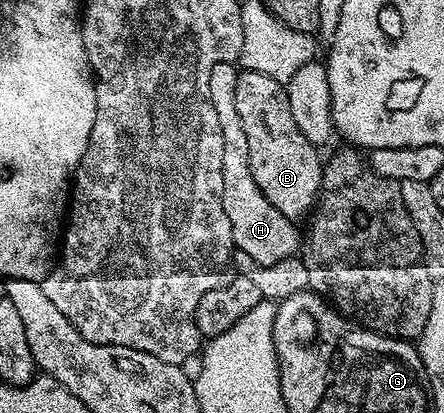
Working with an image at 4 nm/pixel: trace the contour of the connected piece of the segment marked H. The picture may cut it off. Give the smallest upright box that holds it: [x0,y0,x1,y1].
[208,63,300,266]

